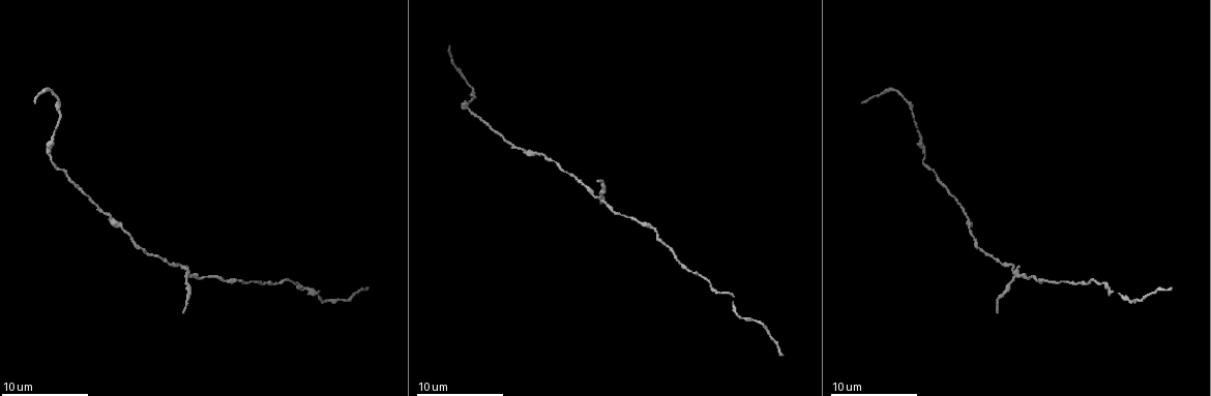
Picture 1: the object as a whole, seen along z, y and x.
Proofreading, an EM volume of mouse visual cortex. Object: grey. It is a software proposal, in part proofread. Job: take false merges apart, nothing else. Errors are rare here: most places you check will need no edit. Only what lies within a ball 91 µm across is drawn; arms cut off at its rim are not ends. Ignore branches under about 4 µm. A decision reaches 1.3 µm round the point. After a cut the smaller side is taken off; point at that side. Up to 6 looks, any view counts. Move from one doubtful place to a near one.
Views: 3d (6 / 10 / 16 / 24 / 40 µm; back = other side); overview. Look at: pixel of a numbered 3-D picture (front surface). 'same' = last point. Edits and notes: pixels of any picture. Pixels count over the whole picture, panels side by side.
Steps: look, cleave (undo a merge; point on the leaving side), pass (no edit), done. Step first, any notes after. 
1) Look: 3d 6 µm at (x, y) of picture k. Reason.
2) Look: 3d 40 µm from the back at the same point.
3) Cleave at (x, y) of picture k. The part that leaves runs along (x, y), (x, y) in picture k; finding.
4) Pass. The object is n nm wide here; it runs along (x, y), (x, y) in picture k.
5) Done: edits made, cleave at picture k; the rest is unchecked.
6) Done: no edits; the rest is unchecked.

Look: 3d 16 µm at (602, 200) of picture 1. Four or more arms meet.

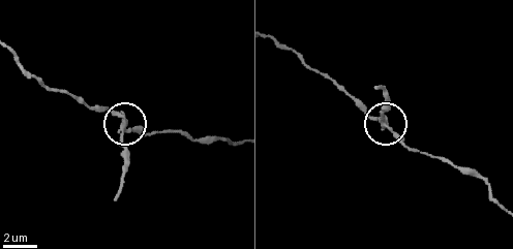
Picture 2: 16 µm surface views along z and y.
Look: 3d 16 µm from the back at (126, 130) of picture 2.

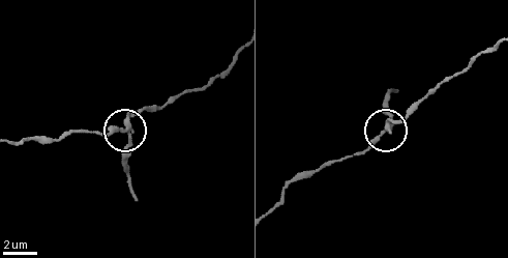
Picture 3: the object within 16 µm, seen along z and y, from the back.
Cleave at (128, 144) of picture 3. The part that leaves runs along (127, 123), (127, 168), (135, 200) in picture 3; a second neuron is stuck on.

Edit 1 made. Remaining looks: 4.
Look: overview.

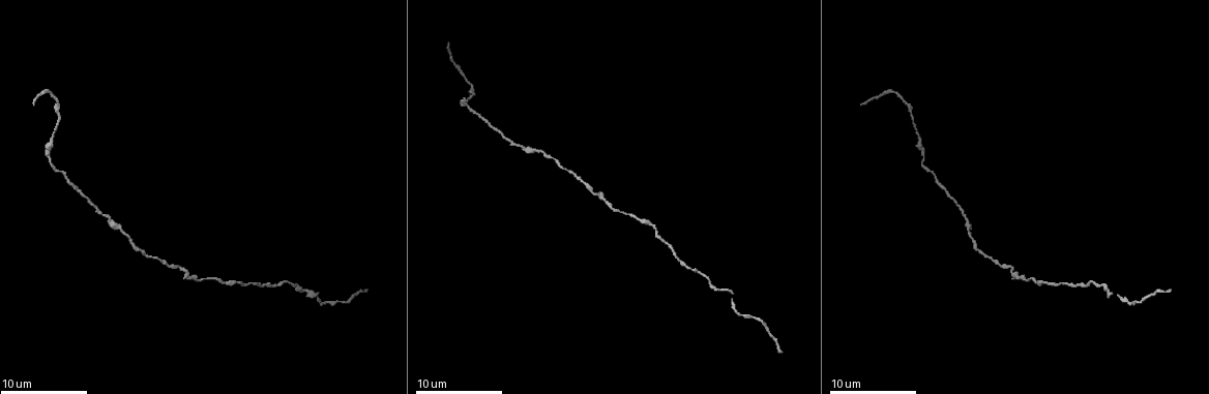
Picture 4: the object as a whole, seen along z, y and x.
Look: 3d 10 µm at (471, 86) of picture 4.

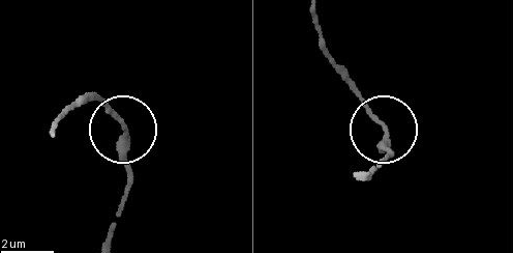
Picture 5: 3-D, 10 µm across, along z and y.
Pass. It runs along (368, 177), (388, 158), (388, 144), (351, 86) in picture 5; all the same neuron.

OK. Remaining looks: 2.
Look: 3d 10 µm at (920, 137) of picture 4. Sudden change in width.

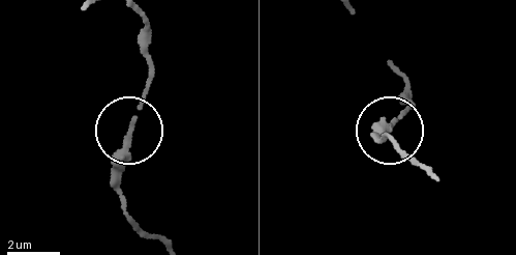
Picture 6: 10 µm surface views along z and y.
Look: 3d 6 µm at (130, 133) of picture 6.

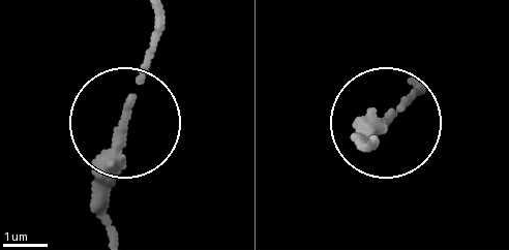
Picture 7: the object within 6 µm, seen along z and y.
Pass. It runs along (371, 143), (423, 87) in picture 7; continuous, no second neuron.

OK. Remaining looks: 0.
Done: edits made, cleave at picture 3; the rest is unchecked.

